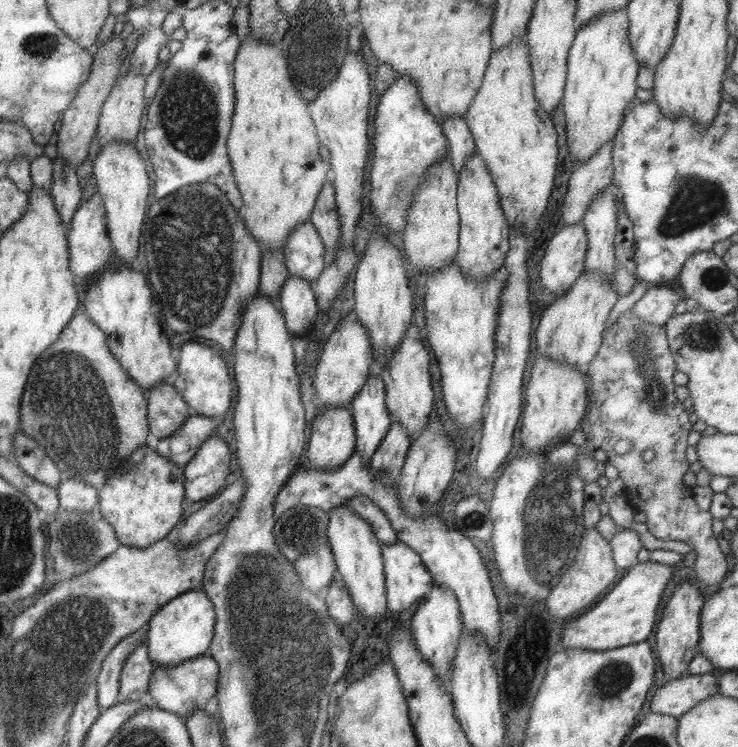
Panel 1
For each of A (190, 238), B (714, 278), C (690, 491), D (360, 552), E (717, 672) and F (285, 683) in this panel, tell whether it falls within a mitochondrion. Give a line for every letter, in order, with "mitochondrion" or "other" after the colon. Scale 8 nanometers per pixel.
A: mitochondrion
B: mitochondrion
C: other
D: other
E: other
F: mitochondrion

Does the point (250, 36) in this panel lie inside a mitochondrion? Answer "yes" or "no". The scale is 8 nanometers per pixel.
no

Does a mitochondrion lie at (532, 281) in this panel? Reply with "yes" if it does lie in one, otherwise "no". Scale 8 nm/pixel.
no

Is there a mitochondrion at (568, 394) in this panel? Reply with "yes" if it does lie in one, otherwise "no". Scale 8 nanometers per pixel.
no

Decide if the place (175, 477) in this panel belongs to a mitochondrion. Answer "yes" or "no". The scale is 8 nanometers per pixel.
no

